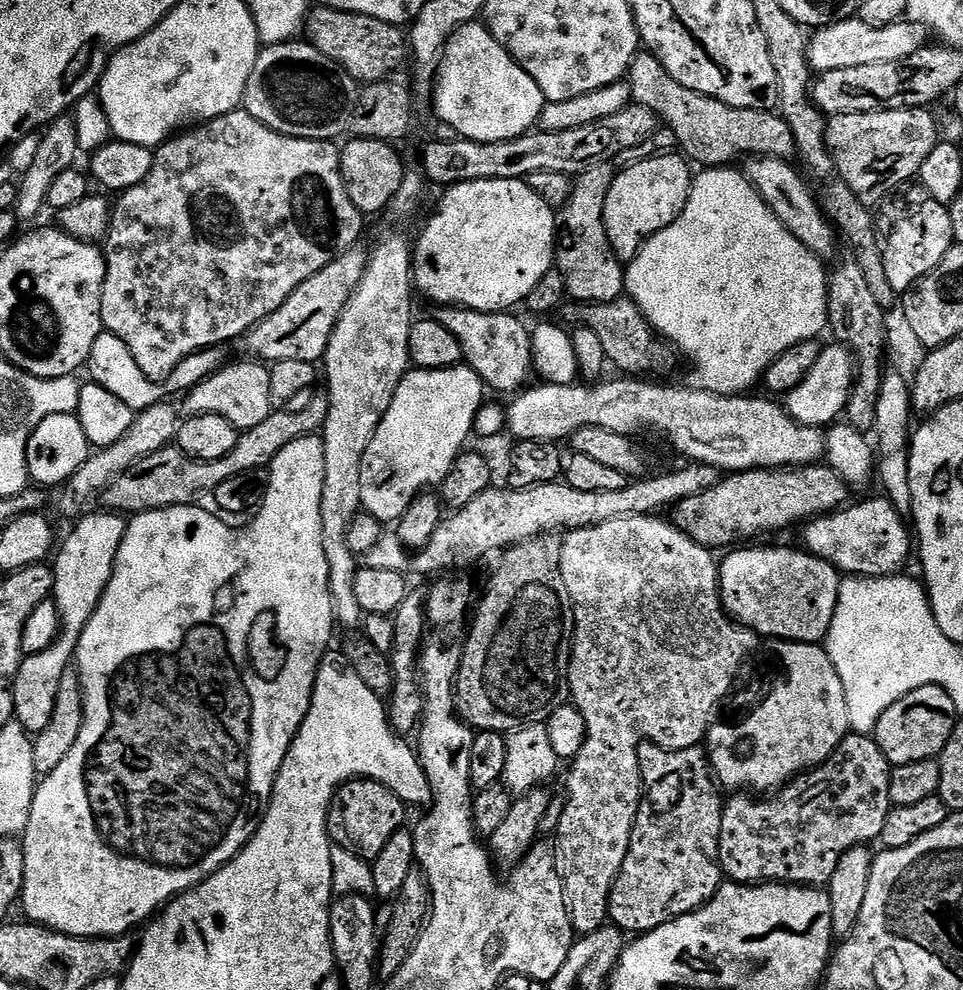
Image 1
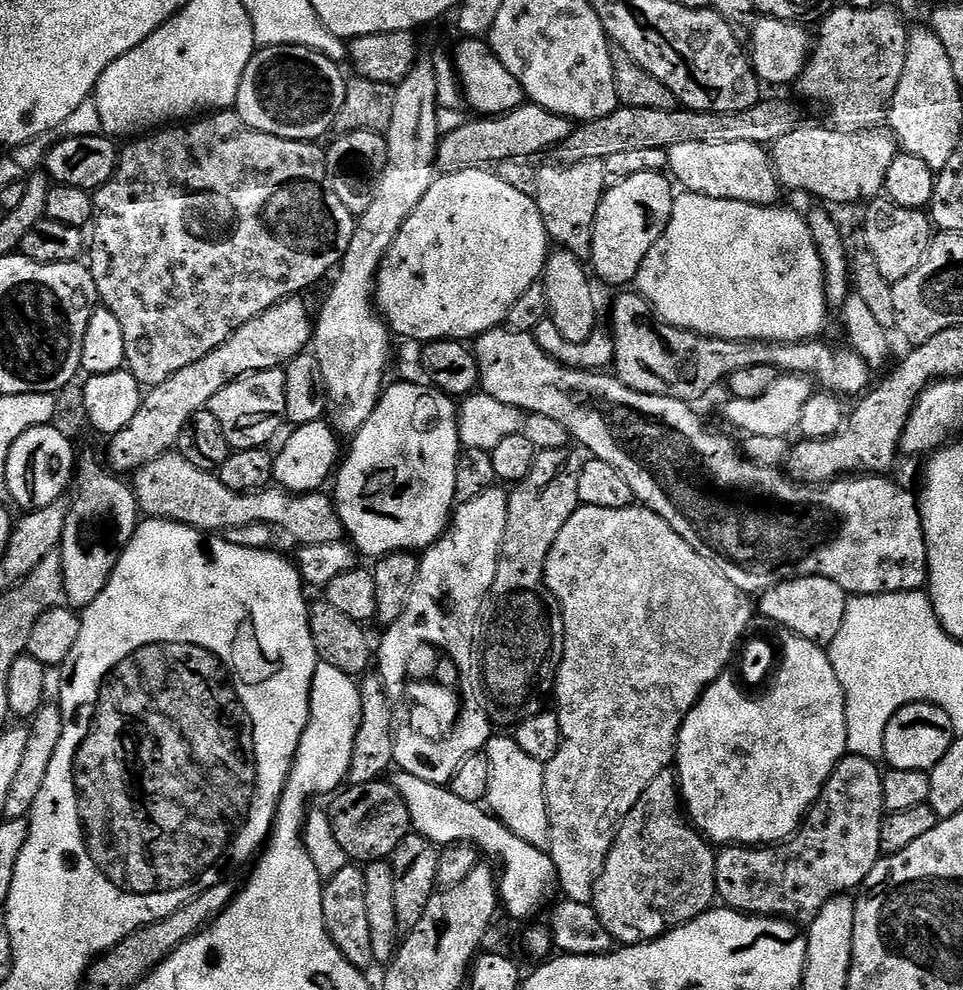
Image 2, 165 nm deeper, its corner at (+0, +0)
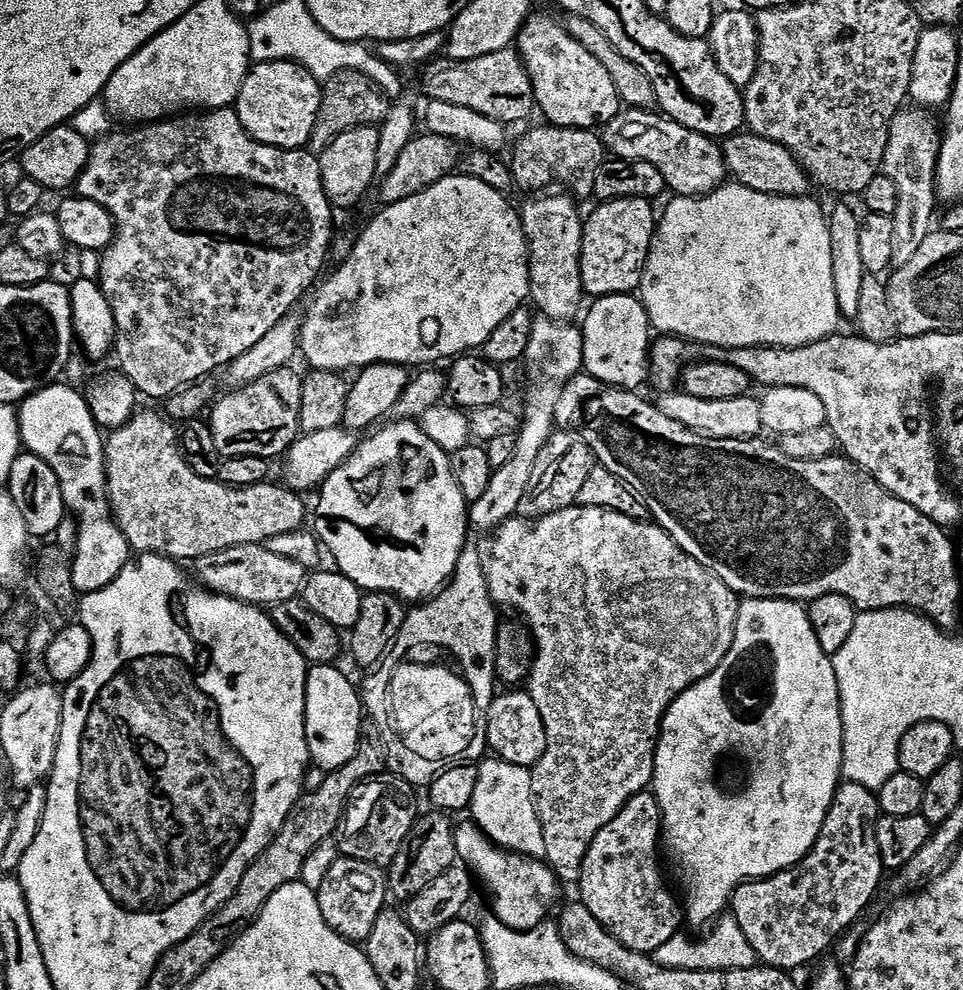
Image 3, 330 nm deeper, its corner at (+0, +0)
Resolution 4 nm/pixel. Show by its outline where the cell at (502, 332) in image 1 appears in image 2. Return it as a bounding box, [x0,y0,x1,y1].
[474,326,928,596]

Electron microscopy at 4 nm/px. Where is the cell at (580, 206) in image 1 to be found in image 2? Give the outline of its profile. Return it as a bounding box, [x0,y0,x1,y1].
[534,160,609,258]

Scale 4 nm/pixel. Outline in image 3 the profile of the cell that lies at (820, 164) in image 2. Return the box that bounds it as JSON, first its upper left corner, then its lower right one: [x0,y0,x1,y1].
[722,130,813,197]

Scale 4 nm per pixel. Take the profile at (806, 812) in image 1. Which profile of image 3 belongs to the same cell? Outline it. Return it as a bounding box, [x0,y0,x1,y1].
[730,782,886,970]

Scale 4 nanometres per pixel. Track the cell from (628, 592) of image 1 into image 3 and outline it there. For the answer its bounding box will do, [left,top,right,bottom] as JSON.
[486,506,740,885]

